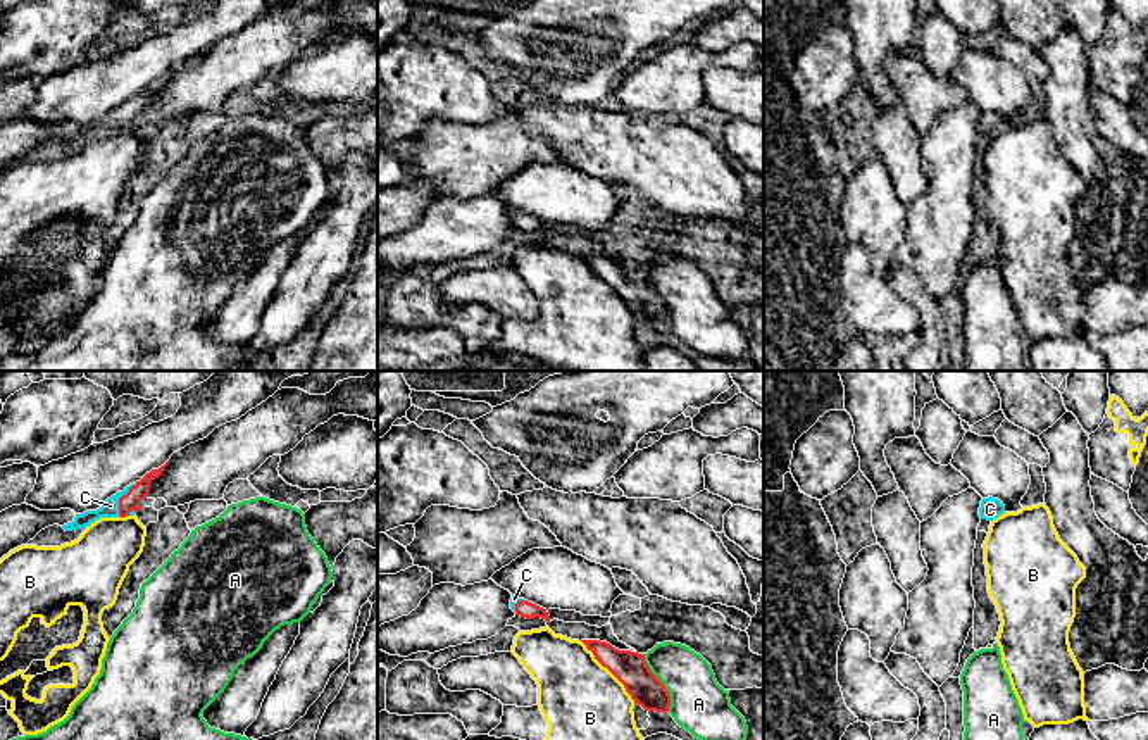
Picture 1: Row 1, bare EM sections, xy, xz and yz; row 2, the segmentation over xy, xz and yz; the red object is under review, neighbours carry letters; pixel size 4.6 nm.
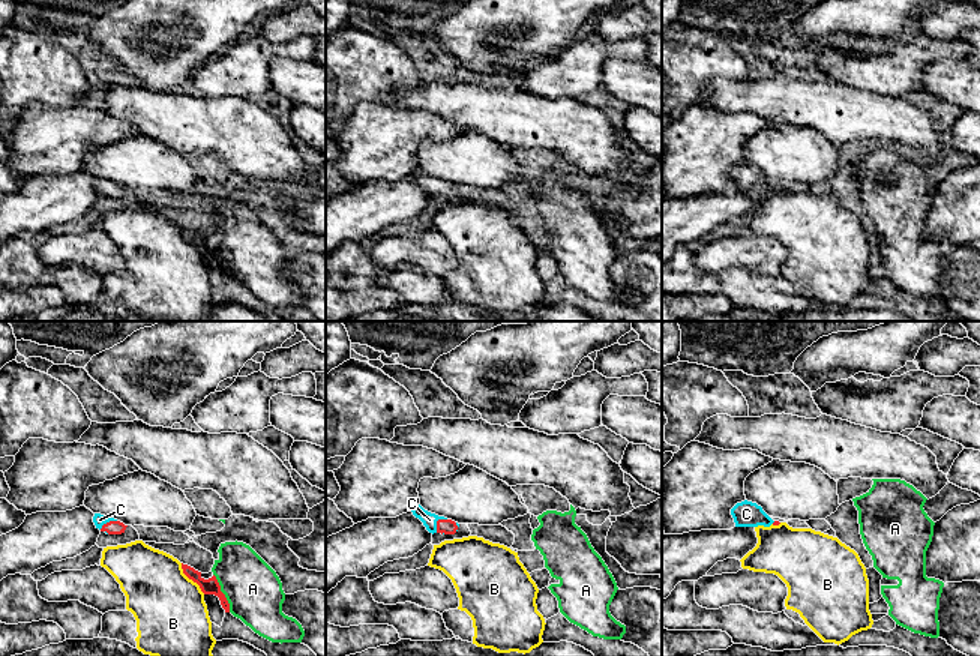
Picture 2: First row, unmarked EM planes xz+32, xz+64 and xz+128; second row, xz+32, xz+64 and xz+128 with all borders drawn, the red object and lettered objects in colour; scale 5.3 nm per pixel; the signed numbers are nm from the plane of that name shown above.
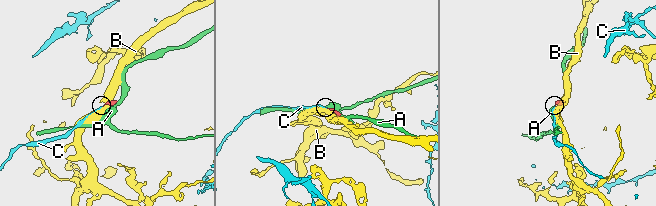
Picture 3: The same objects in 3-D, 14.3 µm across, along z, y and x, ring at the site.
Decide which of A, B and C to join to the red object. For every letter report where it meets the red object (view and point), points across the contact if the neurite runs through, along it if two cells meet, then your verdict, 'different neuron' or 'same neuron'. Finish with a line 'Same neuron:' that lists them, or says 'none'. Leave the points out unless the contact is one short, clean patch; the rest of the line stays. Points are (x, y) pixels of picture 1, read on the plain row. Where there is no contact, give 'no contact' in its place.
A: xz (662, 297) | different neuron
B: xz (609, 283) | different neuron
C: xy (119, 112) | across xy (131, 114), (119, 112), (111, 119) | same neuron
Same neuron: C

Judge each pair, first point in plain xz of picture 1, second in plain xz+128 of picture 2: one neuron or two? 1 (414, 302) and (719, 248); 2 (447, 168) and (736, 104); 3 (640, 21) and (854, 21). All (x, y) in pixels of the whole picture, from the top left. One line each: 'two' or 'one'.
1: two
2: two
3: one

